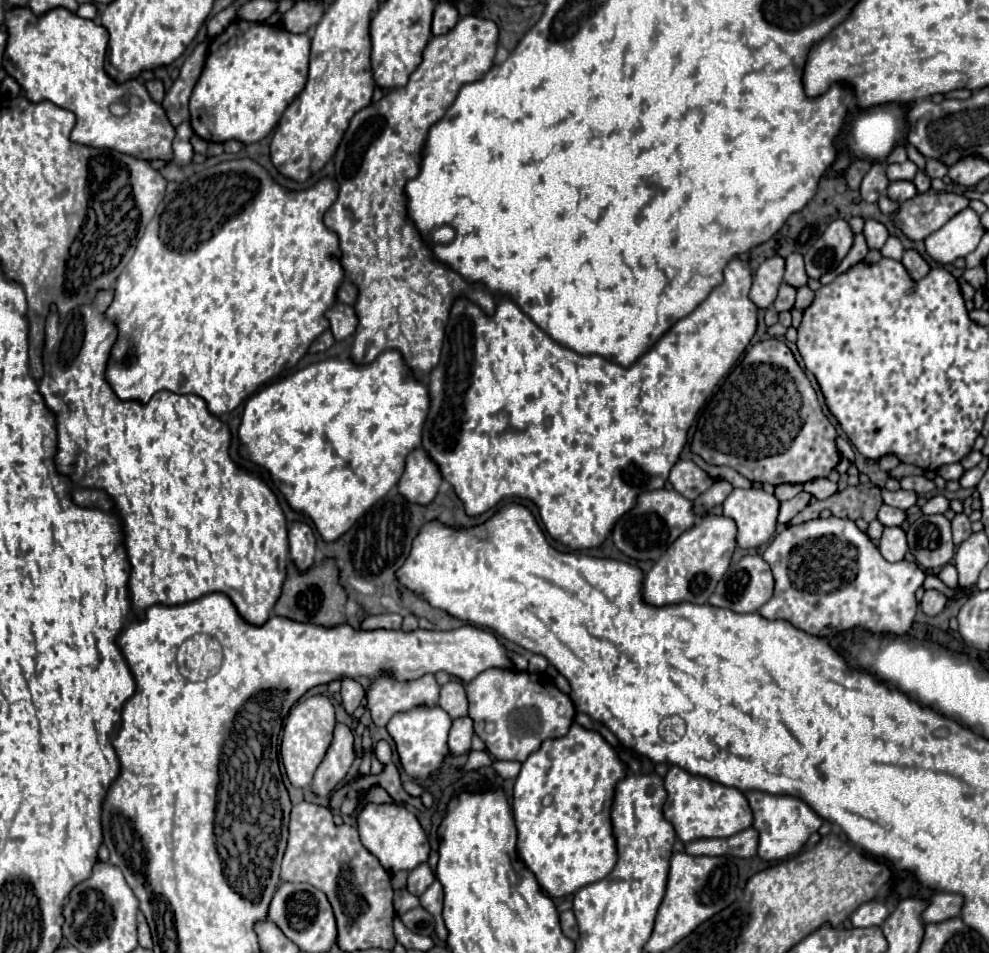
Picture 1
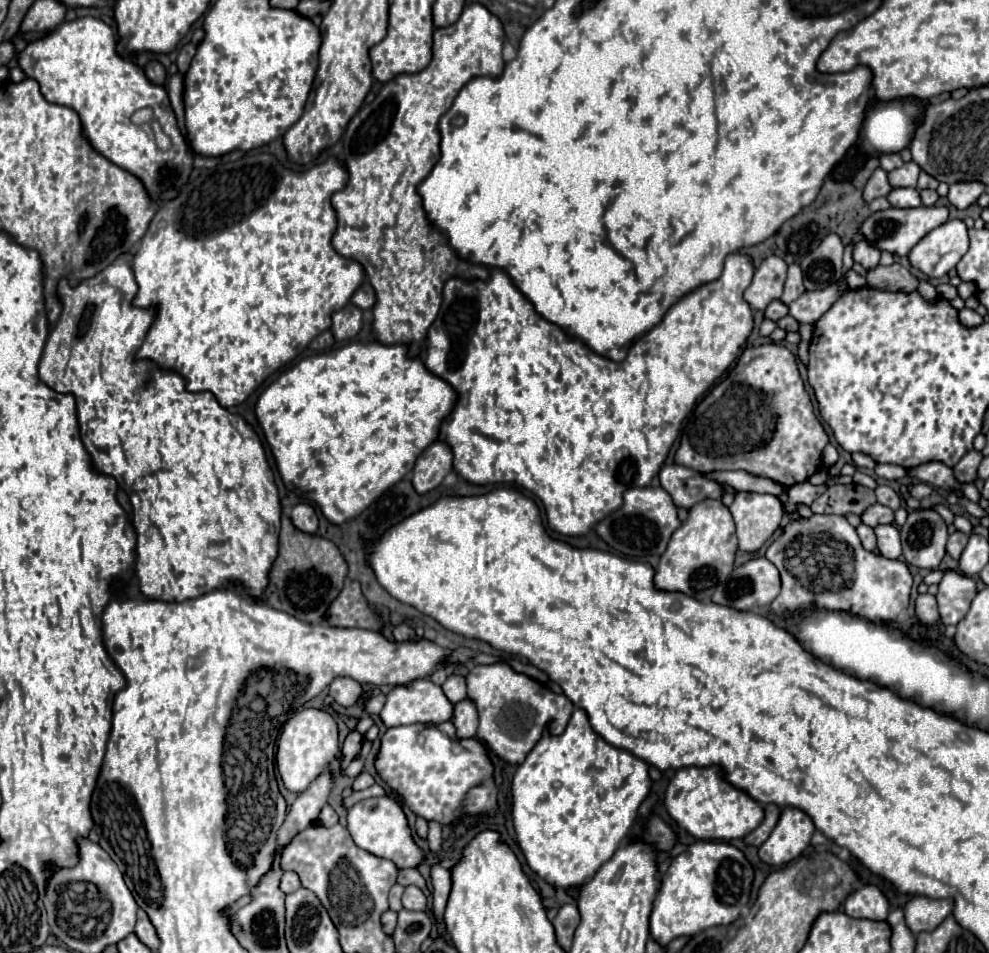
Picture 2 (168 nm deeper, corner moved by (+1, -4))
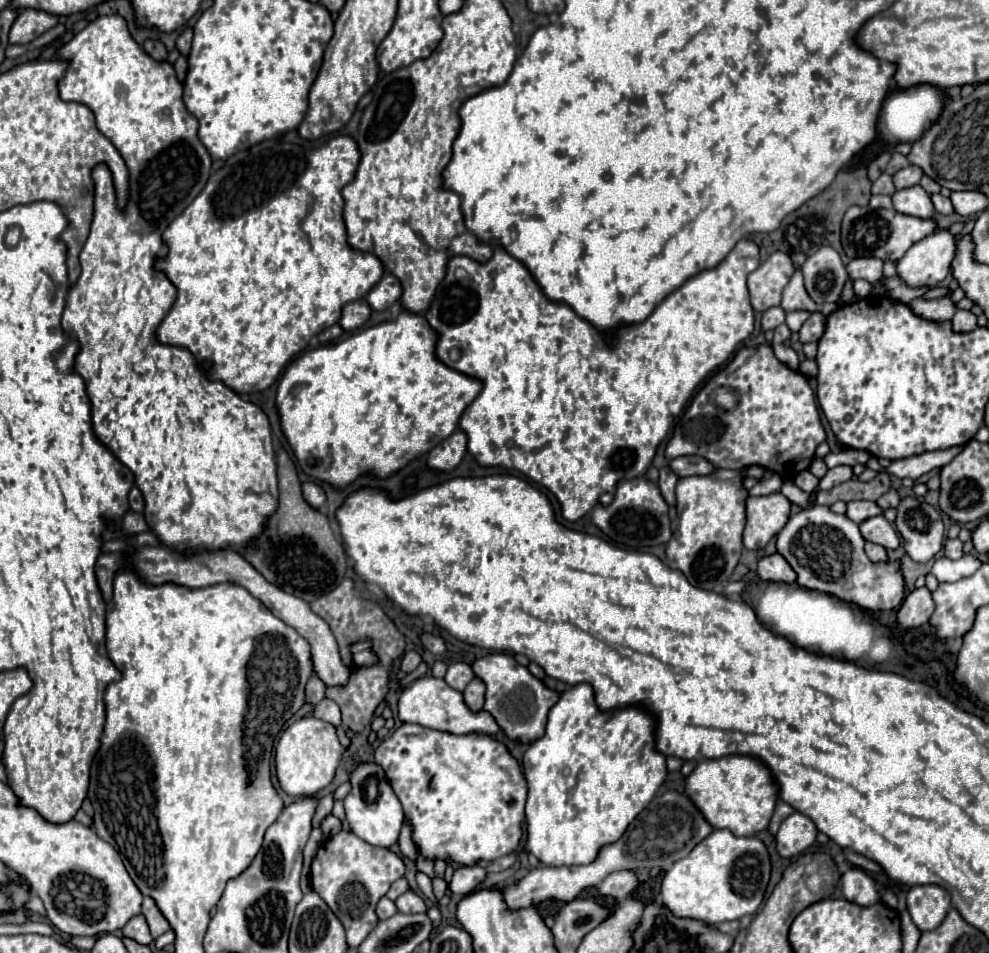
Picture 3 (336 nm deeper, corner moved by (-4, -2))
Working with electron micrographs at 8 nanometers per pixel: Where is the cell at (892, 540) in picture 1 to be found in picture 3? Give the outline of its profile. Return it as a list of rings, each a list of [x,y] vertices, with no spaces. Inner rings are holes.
[[[878,515],[878,517],[870,517],[868,521],[864,521],[860,525],[860,533],[866,541],[872,541],[872,543],[878,543],[886,549],[898,549],[900,545],[900,537],[898,537],[898,531],[894,529],[892,523],[886,521],[886,517]]]

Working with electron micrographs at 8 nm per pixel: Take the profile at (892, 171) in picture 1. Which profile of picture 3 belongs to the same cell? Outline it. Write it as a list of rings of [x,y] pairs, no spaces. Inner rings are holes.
[[[908,165],[904,169],[900,169],[896,175],[894,175],[894,185],[896,189],[906,189],[906,187],[912,187],[912,185],[918,185],[920,179],[922,179],[922,169],[916,167],[916,165]]]

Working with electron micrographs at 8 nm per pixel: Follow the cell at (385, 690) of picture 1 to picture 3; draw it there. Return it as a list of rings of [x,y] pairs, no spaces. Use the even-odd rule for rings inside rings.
[[[432,675],[416,679],[410,687],[406,687],[398,699],[398,719],[402,723],[418,723],[422,727],[450,731],[450,733],[496,733],[498,725],[490,713],[472,713],[462,699],[462,693],[456,693],[444,679],[436,679]]]

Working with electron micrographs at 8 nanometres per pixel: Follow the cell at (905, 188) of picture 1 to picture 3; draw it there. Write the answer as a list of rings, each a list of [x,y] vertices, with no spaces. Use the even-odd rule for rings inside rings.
[[[920,185],[896,191],[892,195],[892,201],[894,201],[894,209],[898,213],[906,213],[906,215],[914,215],[914,217],[932,217],[934,215],[934,205],[930,201],[930,195]]]

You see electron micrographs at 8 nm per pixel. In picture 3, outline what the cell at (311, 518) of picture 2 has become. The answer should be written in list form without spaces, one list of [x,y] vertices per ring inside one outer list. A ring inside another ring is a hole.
[[[304,483],[302,485],[302,493],[304,493],[304,499],[308,501],[308,505],[312,509],[322,509],[324,507],[326,495],[324,495],[320,485],[316,485],[316,483]]]

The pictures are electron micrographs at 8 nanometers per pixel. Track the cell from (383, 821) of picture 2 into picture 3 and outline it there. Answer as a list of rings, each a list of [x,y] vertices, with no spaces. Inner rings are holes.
[[[362,763],[352,775],[350,775],[352,791],[344,799],[346,807],[346,819],[350,823],[352,833],[356,833],[360,839],[374,847],[392,847],[398,841],[402,823],[404,823],[404,809],[400,805],[400,799],[394,795],[392,787],[388,785],[388,779],[384,777],[384,771],[376,763]]]

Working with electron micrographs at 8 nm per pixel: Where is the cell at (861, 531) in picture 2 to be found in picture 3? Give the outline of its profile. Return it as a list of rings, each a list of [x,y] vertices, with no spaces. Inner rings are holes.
[[[866,541],[866,555],[872,559],[872,561],[886,561],[886,549],[882,545],[876,545],[876,543],[870,543]]]

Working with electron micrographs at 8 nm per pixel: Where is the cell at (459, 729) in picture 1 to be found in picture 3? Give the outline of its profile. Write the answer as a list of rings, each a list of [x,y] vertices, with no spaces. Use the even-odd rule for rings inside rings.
[[[472,679],[470,683],[468,683],[468,689],[464,689],[464,703],[468,705],[468,709],[470,711],[474,711],[474,713],[478,713],[478,711],[482,711],[482,705],[484,705],[484,683],[480,681],[480,679]]]

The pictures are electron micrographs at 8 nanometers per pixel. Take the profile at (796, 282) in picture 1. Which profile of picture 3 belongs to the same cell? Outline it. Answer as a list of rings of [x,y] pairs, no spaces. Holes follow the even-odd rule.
[[[796,269],[790,283],[786,285],[784,293],[782,293],[782,305],[780,305],[786,313],[788,311],[796,311],[796,309],[806,309],[806,311],[818,311],[822,315],[830,315],[834,311],[834,305],[816,305],[806,287],[804,287],[804,279],[802,279],[802,271]]]

